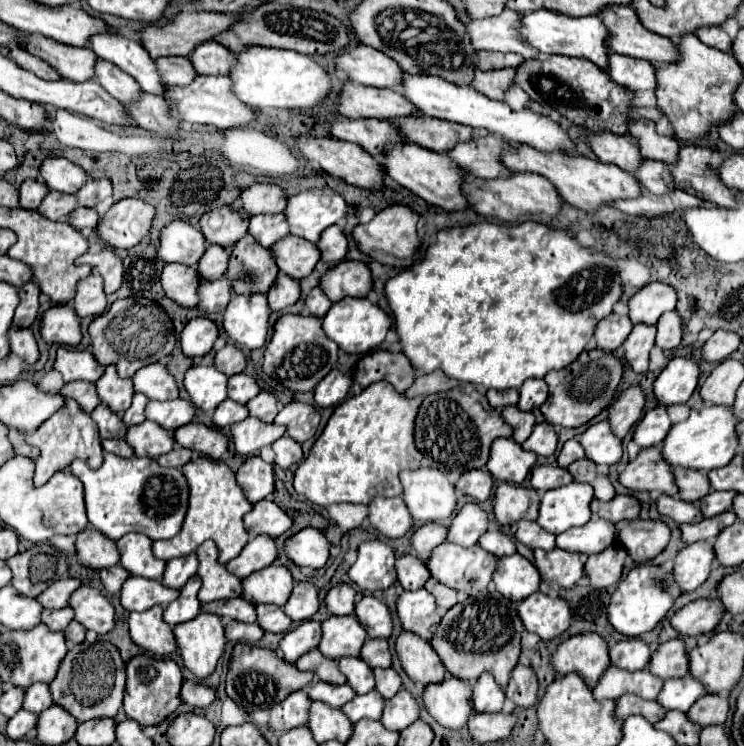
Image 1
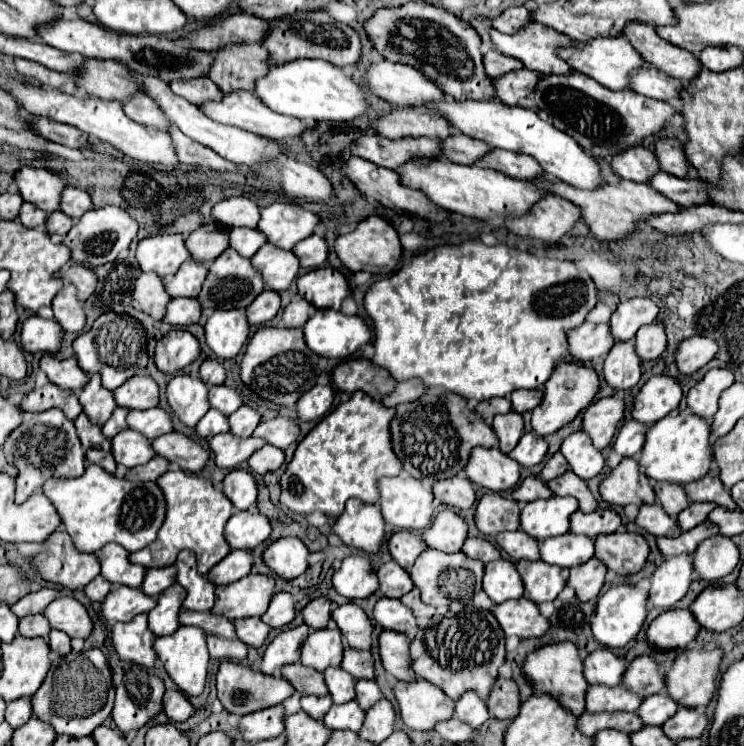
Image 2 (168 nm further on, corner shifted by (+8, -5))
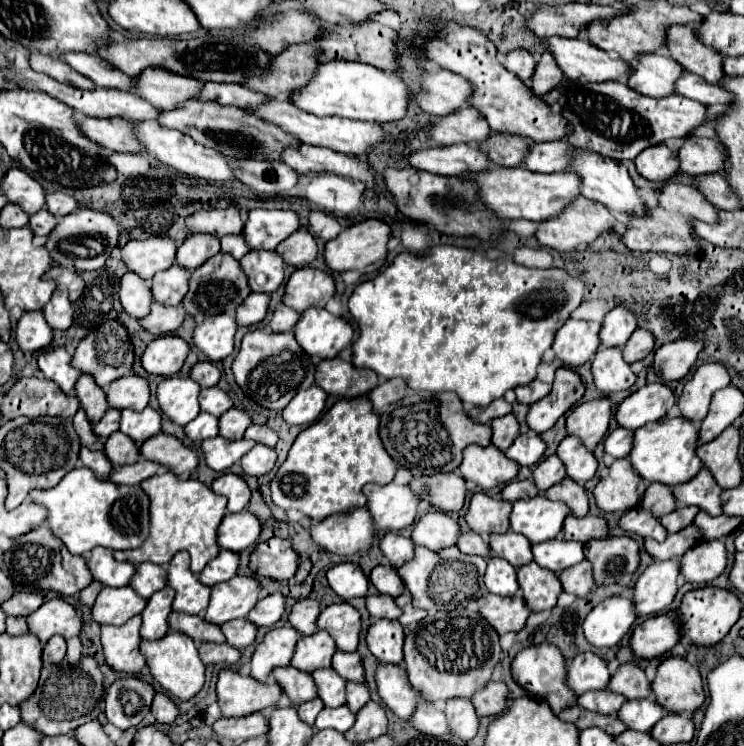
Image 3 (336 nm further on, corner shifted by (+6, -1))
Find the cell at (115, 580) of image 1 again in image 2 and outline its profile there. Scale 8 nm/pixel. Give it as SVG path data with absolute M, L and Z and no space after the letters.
M98 575L96 579L92 579L92 581L84 587L84 593L86 593L86 597L88 597L90 601L102 601L102 599L108 595L110 589L112 589L112 583L106 581L102 575Z

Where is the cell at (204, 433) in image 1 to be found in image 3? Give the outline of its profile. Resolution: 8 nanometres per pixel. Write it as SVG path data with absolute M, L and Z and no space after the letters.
M158 433L156 437L144 441L140 445L140 453L146 459L166 465L176 475L192 473L200 461L198 451L186 447L178 437L166 433Z

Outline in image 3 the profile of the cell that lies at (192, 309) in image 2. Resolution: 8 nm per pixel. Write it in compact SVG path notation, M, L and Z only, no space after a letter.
M152 303L150 315L140 319L140 323L146 331L154 335L168 335L168 333L174 333L184 323L186 315L188 313L182 309L182 305L168 307L162 303Z

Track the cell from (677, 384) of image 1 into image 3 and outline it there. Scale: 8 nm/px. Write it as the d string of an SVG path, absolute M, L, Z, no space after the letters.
M650 383L626 397L616 411L616 421L622 427L638 429L650 421L666 417L674 405L674 393L664 383Z

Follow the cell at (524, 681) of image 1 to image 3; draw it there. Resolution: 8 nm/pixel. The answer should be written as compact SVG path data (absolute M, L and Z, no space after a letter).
M490 681L484 691L478 691L472 697L472 703L476 707L476 713L482 715L502 715L504 709L508 707L508 687L502 681Z

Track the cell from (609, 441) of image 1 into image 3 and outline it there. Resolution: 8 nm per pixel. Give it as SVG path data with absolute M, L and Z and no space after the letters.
M574 435L566 437L560 445L558 445L558 457L562 459L562 463L566 465L566 473L568 477L572 477L576 483L586 483L588 479L594 477L598 461L594 457L592 451L588 451L580 439L576 439Z

